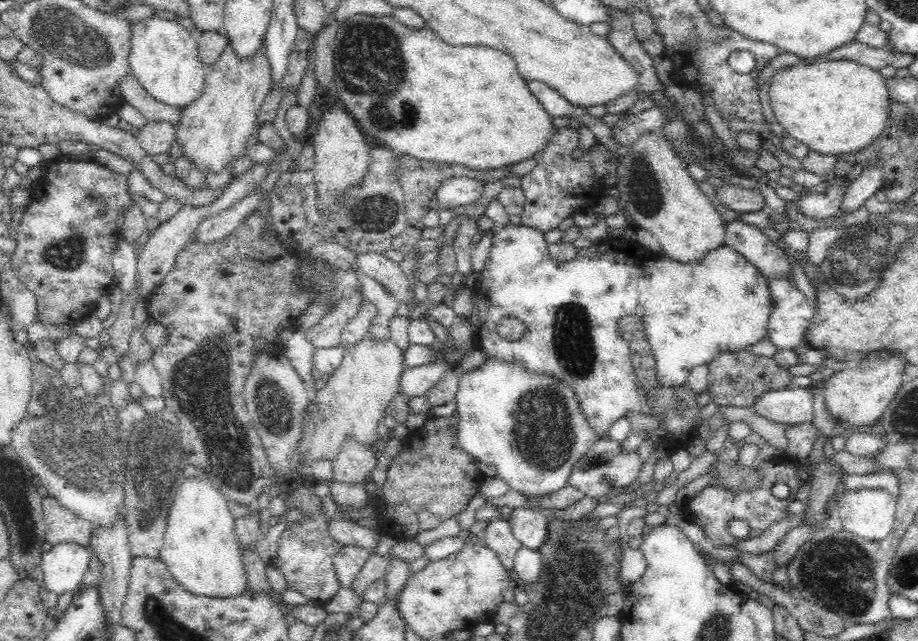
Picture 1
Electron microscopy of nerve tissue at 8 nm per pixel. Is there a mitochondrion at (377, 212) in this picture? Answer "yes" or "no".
yes

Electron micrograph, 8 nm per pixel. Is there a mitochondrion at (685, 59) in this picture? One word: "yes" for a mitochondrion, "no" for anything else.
no

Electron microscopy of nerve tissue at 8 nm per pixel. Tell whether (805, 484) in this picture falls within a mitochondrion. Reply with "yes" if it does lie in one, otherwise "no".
no

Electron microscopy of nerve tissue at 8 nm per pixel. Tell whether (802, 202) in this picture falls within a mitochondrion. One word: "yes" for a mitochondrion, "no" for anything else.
no

